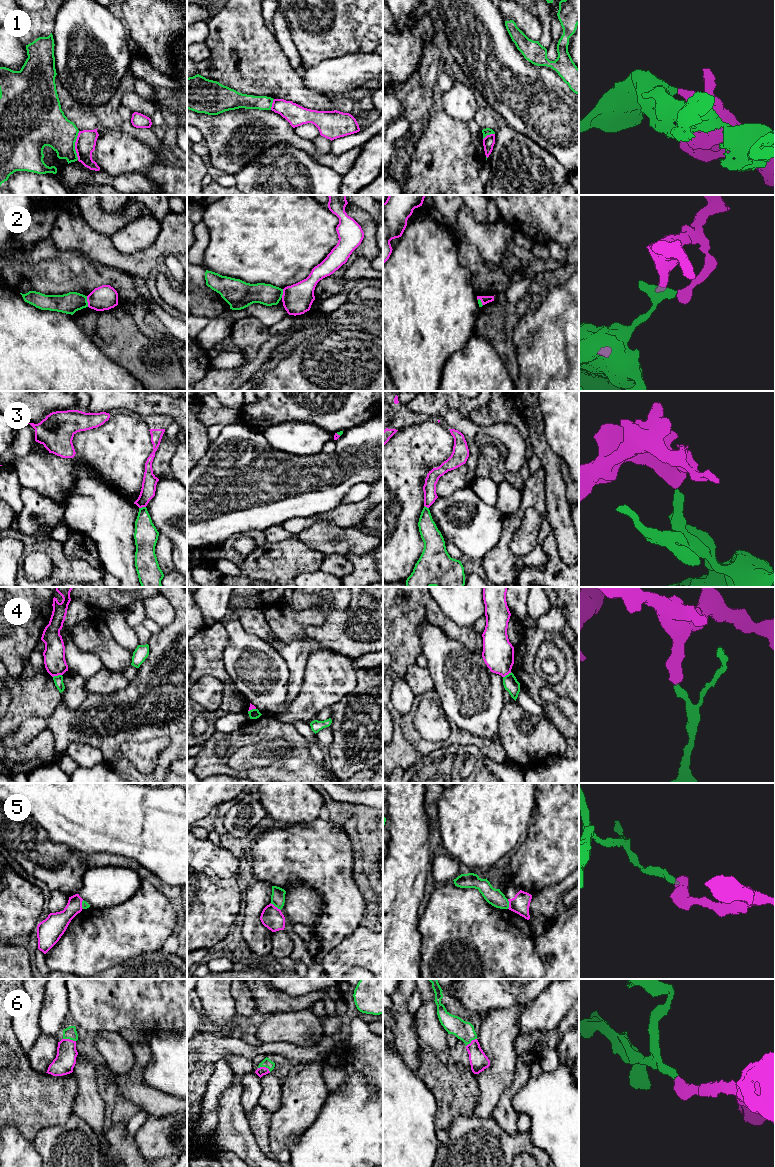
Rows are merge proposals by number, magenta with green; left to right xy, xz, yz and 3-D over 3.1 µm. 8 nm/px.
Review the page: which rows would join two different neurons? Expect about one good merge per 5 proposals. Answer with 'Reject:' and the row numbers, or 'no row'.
Reject: 1, 2, 3, 4, 5

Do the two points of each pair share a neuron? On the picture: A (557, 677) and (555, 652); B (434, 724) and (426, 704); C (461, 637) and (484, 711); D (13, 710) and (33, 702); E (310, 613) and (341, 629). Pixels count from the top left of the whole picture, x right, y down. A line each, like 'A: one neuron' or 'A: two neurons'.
A: one neuron
B: one neuron
C: two neurons
D: one neuron
E: two neurons

